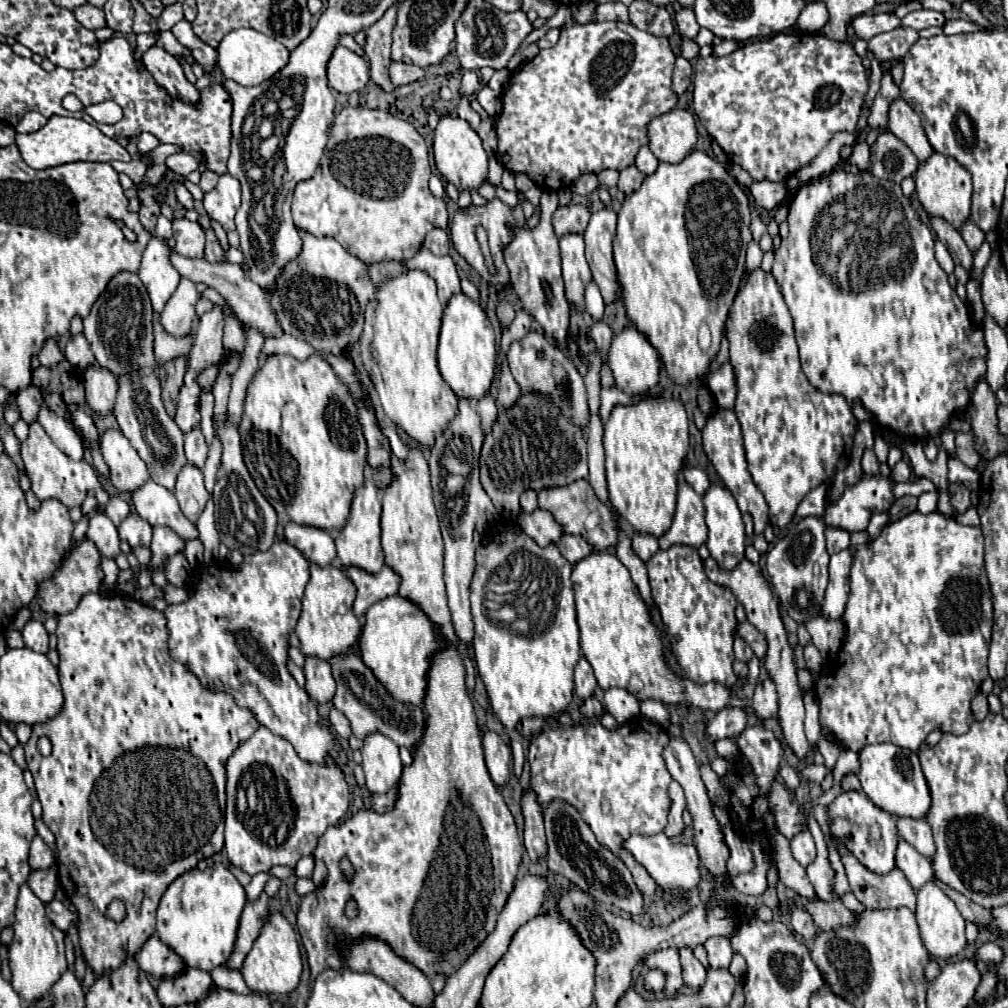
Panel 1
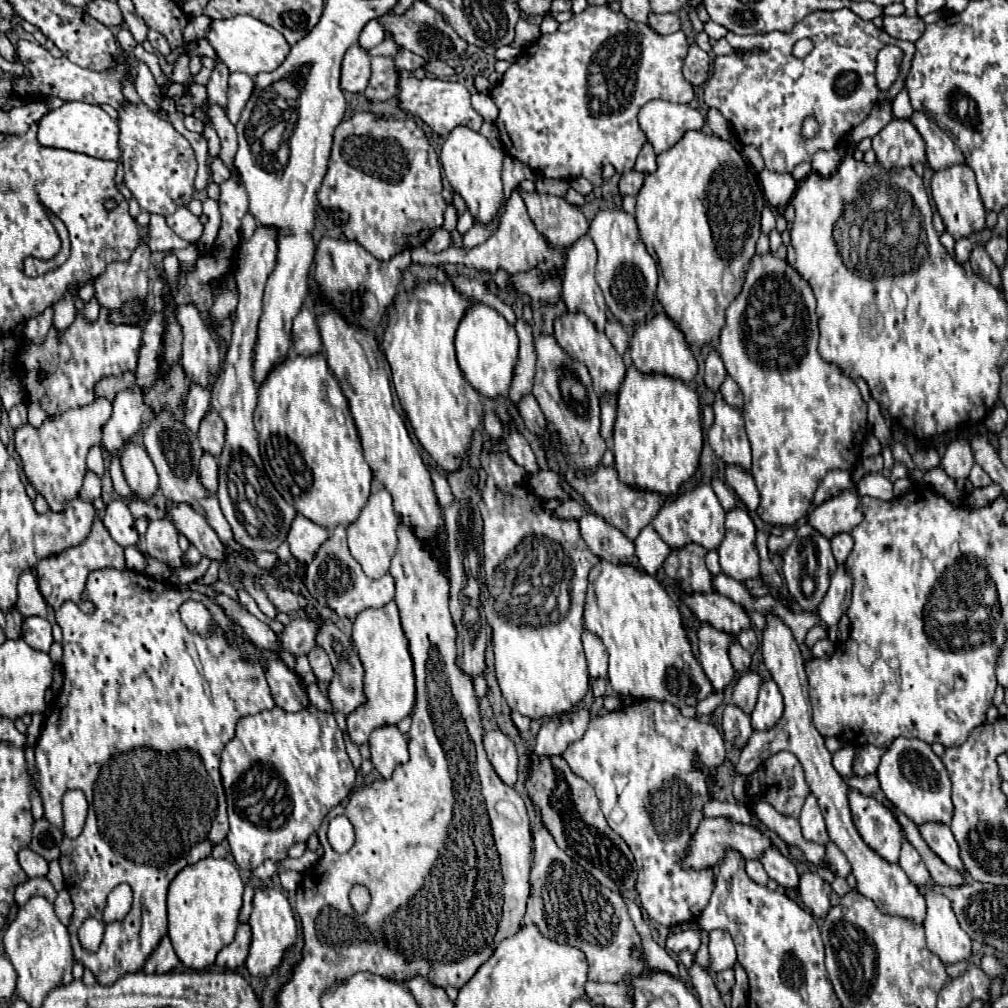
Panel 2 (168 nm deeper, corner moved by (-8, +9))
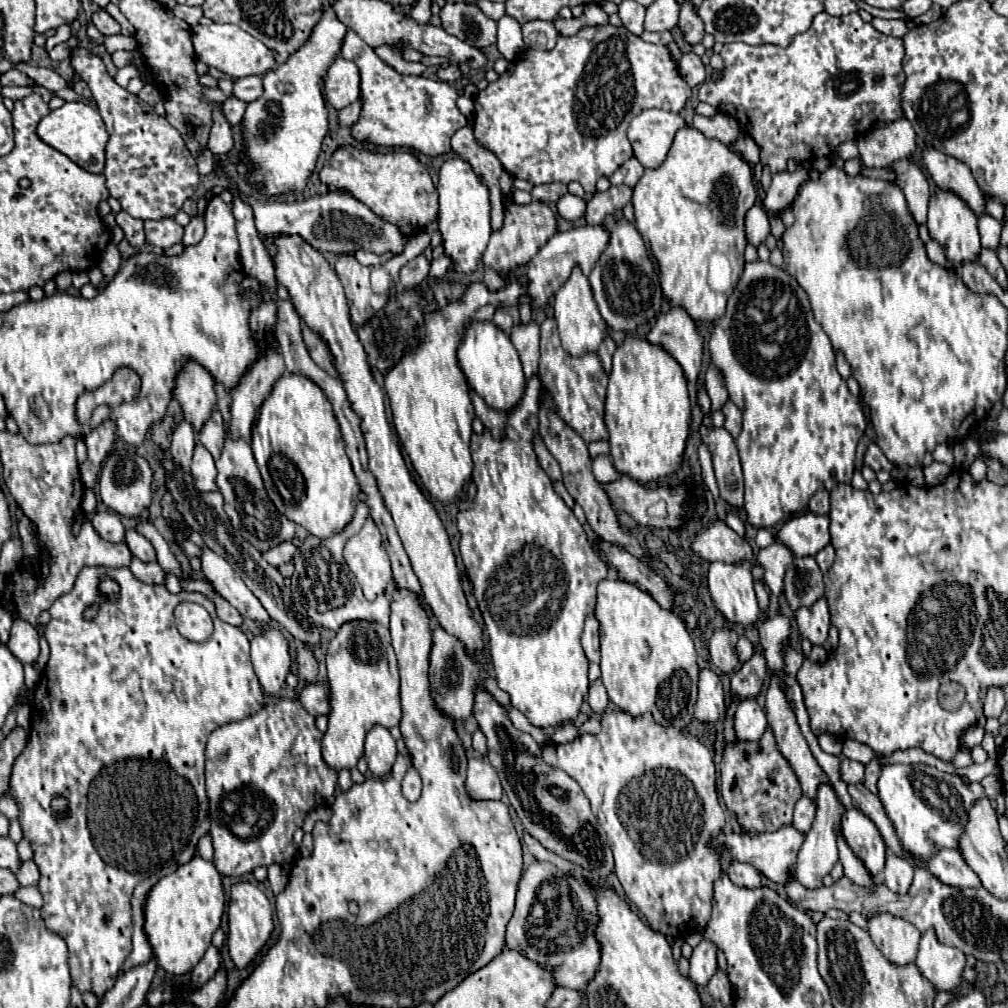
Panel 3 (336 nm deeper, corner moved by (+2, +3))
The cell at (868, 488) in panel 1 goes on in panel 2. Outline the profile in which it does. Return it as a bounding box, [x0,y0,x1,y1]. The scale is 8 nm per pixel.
[809,489,863,539]

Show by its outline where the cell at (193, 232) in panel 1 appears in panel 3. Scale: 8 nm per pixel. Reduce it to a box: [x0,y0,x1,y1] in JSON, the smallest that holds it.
[143,219,183,249]

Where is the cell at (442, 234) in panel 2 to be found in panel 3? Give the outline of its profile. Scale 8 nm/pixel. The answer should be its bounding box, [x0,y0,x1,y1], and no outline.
[399,255,429,287]

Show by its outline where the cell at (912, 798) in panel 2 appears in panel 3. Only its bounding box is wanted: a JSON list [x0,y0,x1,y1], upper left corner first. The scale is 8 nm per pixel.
[877,763,985,861]

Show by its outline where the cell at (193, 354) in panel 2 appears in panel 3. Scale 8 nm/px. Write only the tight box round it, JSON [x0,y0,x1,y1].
[175,361,217,433]

